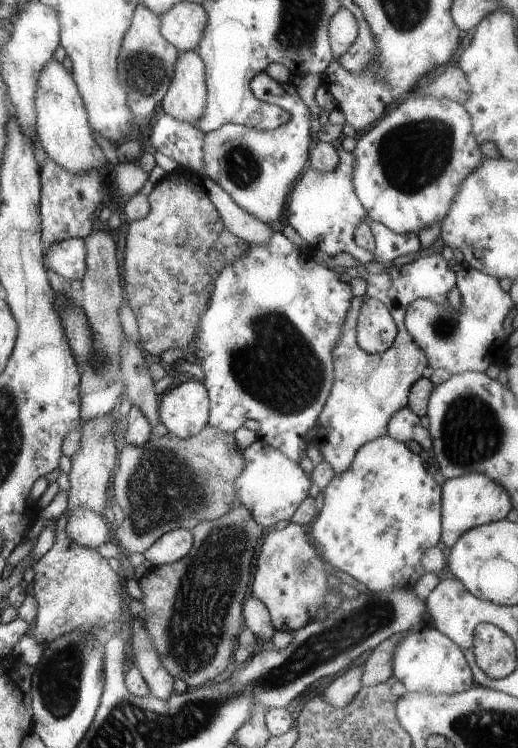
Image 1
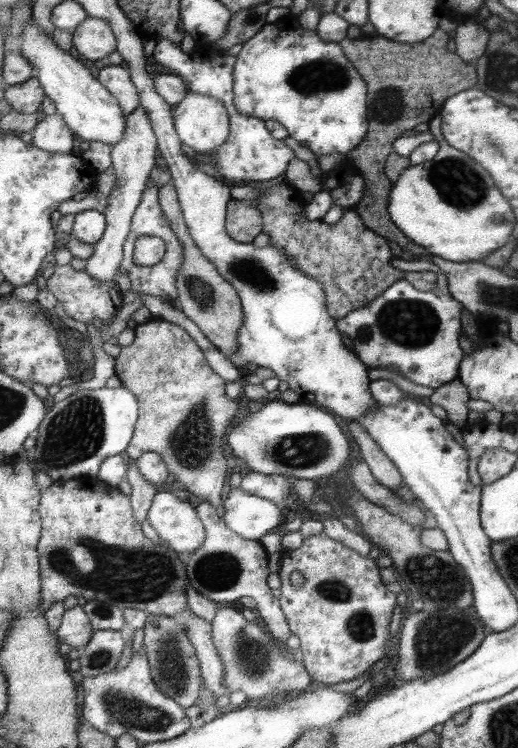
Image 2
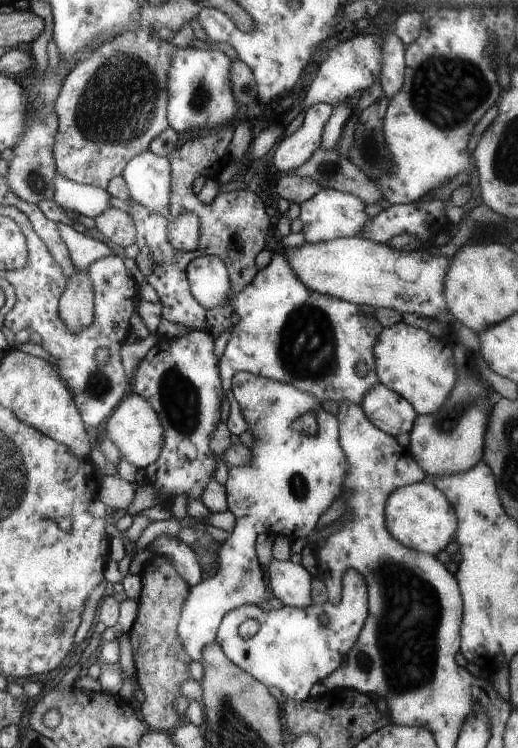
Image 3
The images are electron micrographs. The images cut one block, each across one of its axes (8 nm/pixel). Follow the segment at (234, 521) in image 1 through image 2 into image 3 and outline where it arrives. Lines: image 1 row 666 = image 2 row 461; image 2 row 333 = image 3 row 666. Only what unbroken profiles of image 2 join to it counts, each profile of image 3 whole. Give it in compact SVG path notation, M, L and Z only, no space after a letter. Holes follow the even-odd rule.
M165 556L151 558L143 568L141 580L143 580L143 596L139 604L139 616L133 630L129 630L135 654L135 670L139 674L139 682L147 696L139 712L153 730L171 730L179 720L179 712L175 710L173 704L173 700L181 696L177 692L177 686L183 680L193 678L189 672L189 662L193 662L193 658L189 658L189 654L185 652L177 630L183 614L183 604L191 588L179 576L171 560Z

